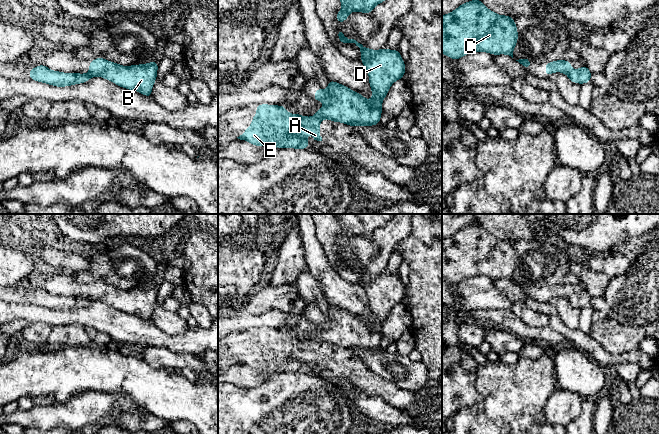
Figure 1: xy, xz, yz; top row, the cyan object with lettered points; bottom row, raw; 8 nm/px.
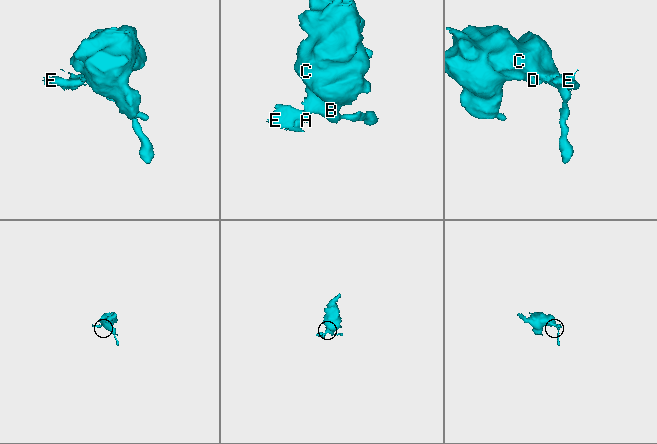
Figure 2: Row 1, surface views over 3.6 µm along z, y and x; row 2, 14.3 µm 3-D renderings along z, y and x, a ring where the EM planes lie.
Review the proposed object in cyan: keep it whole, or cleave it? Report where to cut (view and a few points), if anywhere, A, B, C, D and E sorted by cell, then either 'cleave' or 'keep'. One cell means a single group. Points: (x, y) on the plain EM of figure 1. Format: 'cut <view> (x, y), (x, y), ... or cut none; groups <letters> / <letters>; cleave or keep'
cut xz (315, 339), (320, 344); groups A E / B C D; cleave

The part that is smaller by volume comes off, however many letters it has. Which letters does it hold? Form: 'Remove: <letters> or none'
Remove: A, E

